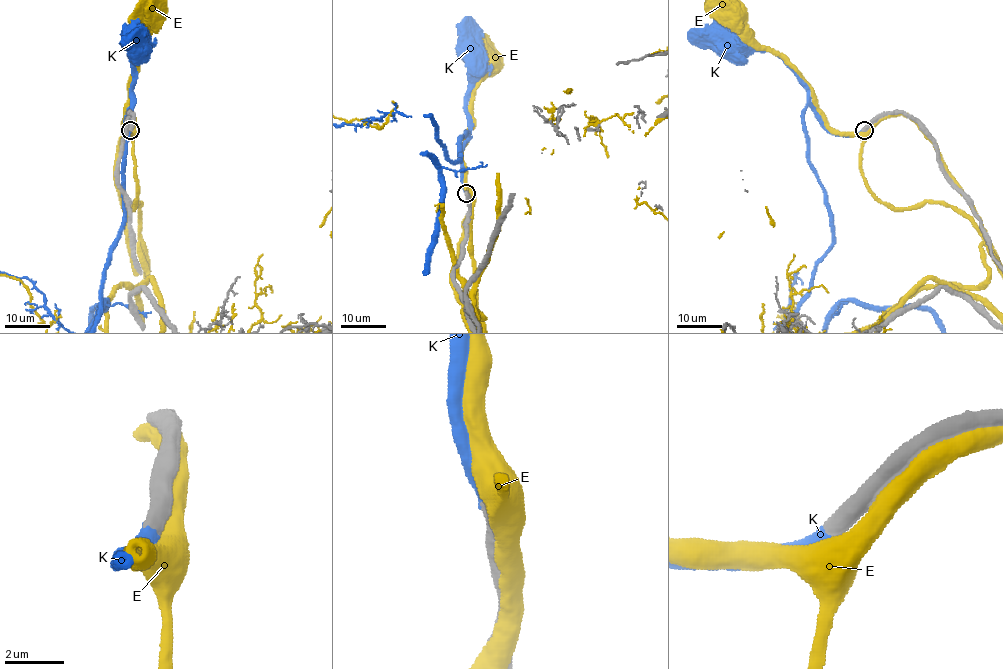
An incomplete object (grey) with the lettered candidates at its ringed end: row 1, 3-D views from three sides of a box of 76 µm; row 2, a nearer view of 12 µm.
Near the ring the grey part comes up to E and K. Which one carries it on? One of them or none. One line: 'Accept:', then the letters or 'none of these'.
Accept: K

